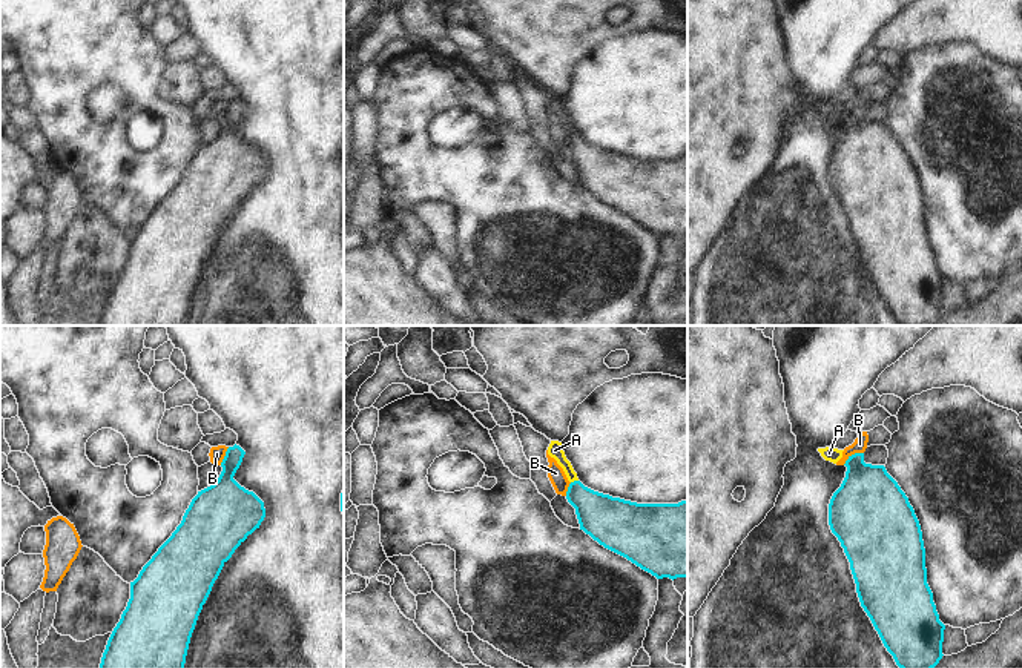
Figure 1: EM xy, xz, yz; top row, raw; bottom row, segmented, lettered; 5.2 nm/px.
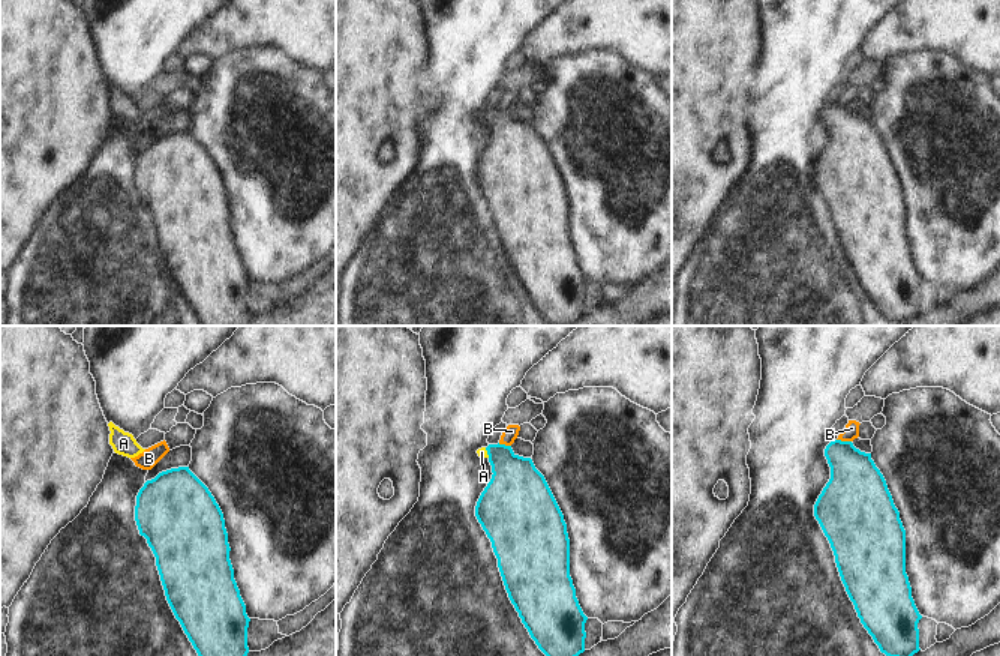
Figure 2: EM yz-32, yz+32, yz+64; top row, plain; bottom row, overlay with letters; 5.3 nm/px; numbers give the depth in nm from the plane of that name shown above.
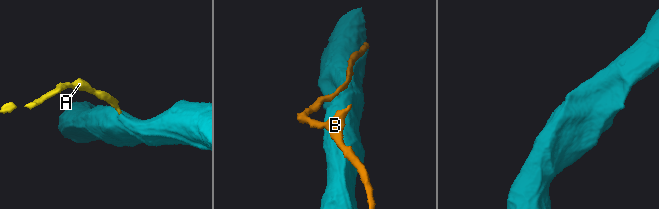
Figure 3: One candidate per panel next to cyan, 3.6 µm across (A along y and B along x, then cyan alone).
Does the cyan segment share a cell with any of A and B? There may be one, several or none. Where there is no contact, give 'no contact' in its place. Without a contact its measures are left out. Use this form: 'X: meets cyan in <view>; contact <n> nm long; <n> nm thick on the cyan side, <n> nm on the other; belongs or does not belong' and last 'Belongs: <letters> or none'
A: meets cyan in xz; contact 40 nm long; 240 nm thick on the cyan side, 80 nm on the other; belongs
B: meets cyan in yz; contact 130 nm long; 340 nm thick on the cyan side, 70 nm on the other; does not belong
Belongs: A

